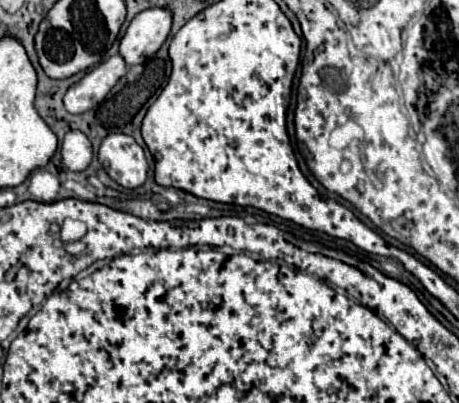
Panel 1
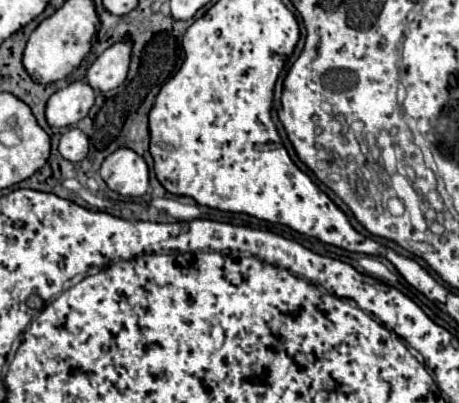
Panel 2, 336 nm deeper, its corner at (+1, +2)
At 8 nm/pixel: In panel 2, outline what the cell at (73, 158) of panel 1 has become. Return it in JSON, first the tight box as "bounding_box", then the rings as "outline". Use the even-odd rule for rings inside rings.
{"bounding_box":[59,128,89,162],"outline":[[[71,128],[61,136],[59,152],[61,152],[61,156],[65,160],[79,162],[79,160],[83,160],[87,156],[87,150],[89,150],[89,140],[79,128]]]}

